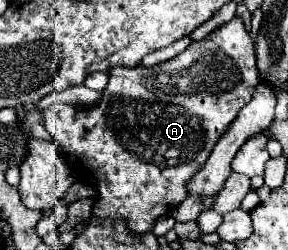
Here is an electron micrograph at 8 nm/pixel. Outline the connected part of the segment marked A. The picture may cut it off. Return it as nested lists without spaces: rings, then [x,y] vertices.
[[[234,17],[166,63],[154,67],[114,67],[108,75],[110,81],[98,105],[78,109],[66,103],[54,103],[44,111],[46,129],[66,153],[66,161],[76,179],[96,189],[94,213],[98,217],[122,217],[132,231],[148,233],[162,215],[168,215],[170,209],[178,207],[188,197],[188,181],[204,167],[212,147],[236,113],[250,103],[252,91],[260,81],[254,41],[242,21]]]

